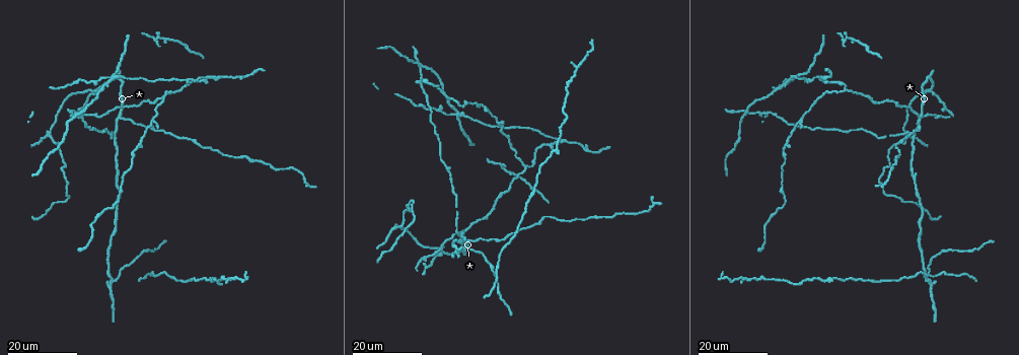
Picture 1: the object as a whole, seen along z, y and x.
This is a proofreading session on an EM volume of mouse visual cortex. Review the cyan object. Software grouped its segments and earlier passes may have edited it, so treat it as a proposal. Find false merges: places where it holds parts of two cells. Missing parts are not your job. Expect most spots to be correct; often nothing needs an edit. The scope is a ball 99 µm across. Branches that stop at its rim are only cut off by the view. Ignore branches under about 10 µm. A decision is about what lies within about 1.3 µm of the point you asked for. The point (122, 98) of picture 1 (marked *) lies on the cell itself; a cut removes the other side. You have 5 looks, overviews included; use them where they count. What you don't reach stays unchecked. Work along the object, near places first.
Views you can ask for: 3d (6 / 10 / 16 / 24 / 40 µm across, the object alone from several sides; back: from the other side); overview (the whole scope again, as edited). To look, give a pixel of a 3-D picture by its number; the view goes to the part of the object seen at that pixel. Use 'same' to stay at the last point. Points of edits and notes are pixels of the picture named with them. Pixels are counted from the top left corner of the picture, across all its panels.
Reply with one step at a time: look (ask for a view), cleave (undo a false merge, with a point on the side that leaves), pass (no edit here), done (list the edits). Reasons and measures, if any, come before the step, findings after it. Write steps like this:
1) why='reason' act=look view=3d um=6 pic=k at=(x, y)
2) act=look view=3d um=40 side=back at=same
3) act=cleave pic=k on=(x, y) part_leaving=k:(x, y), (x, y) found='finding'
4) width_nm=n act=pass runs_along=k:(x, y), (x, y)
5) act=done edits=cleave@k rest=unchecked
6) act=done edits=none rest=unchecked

why='calibre changes' act=look view=3d um=24 pic=1 at=(420, 82)

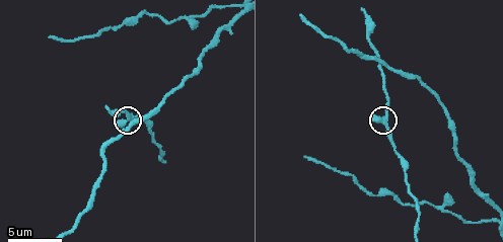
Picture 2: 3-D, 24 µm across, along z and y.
act=look view=3d um=6 pic=2 at=(384, 120)

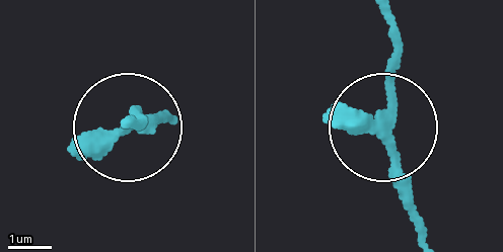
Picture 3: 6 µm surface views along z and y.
width_nm=210 act=pass runs_along=3:(429, 238), (389, 129), (397, 23) found='one cell here'

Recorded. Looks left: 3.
why='three-way junction' act=look view=3d um=24 pic=1 at=(215, 78)

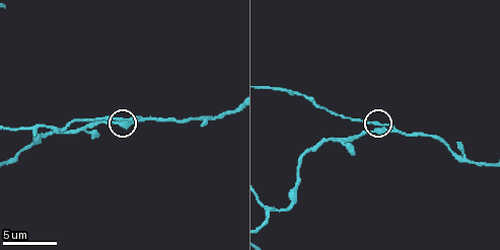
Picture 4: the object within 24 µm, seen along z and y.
act=look view=3d um=6 pic=4 at=(375, 132)

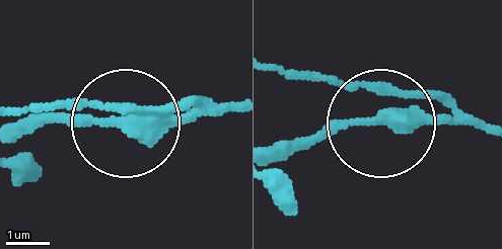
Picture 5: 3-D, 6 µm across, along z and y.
width_nm=290 act=pass runs_along=5:(272, 64), (370, 89), (392, 118), (490, 126) found='all the same cell'

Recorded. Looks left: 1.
act=done edits=none rest=unchecked

